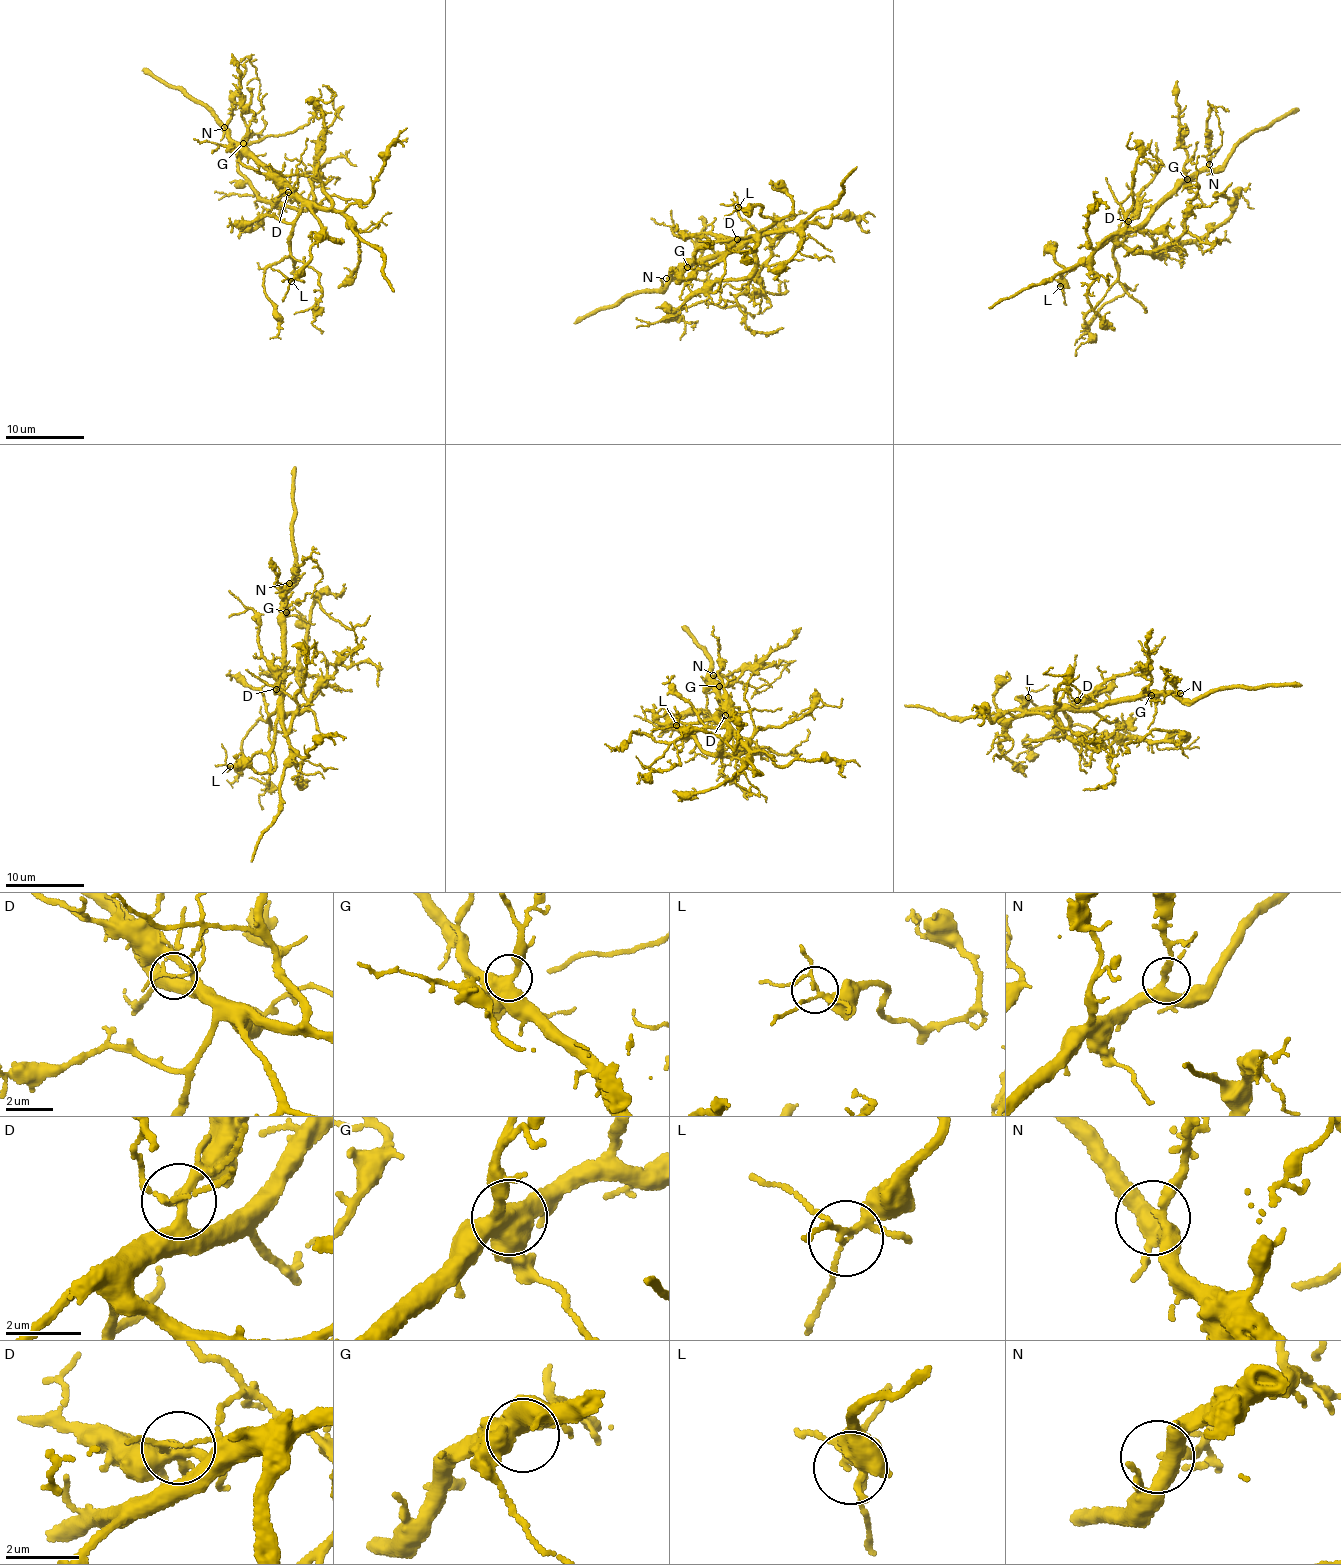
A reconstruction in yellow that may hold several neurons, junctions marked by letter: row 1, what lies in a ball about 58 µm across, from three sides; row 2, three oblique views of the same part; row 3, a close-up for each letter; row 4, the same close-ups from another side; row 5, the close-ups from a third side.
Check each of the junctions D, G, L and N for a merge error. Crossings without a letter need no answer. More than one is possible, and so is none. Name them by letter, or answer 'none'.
none

